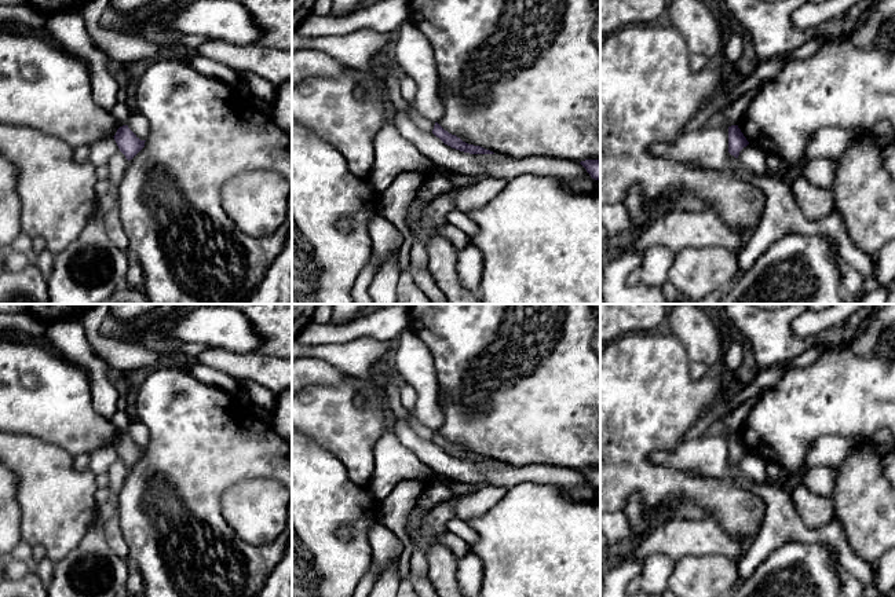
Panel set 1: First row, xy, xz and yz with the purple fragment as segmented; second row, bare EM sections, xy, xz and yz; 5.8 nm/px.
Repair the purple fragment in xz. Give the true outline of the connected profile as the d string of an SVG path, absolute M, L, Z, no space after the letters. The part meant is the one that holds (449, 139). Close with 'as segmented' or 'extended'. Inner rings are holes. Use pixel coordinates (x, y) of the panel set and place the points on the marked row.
M435 122L432 133L436 138L439 138L445 144L460 151L470 153L470 154L494 154L493 151L486 150L481 146L474 146L463 142L456 135L452 135L448 131L445 131L438 122Z; as segmented

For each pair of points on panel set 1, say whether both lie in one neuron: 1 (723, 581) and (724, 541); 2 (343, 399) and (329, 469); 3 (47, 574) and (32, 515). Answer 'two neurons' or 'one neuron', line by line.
1: two neurons
2: two neurons
3: two neurons

